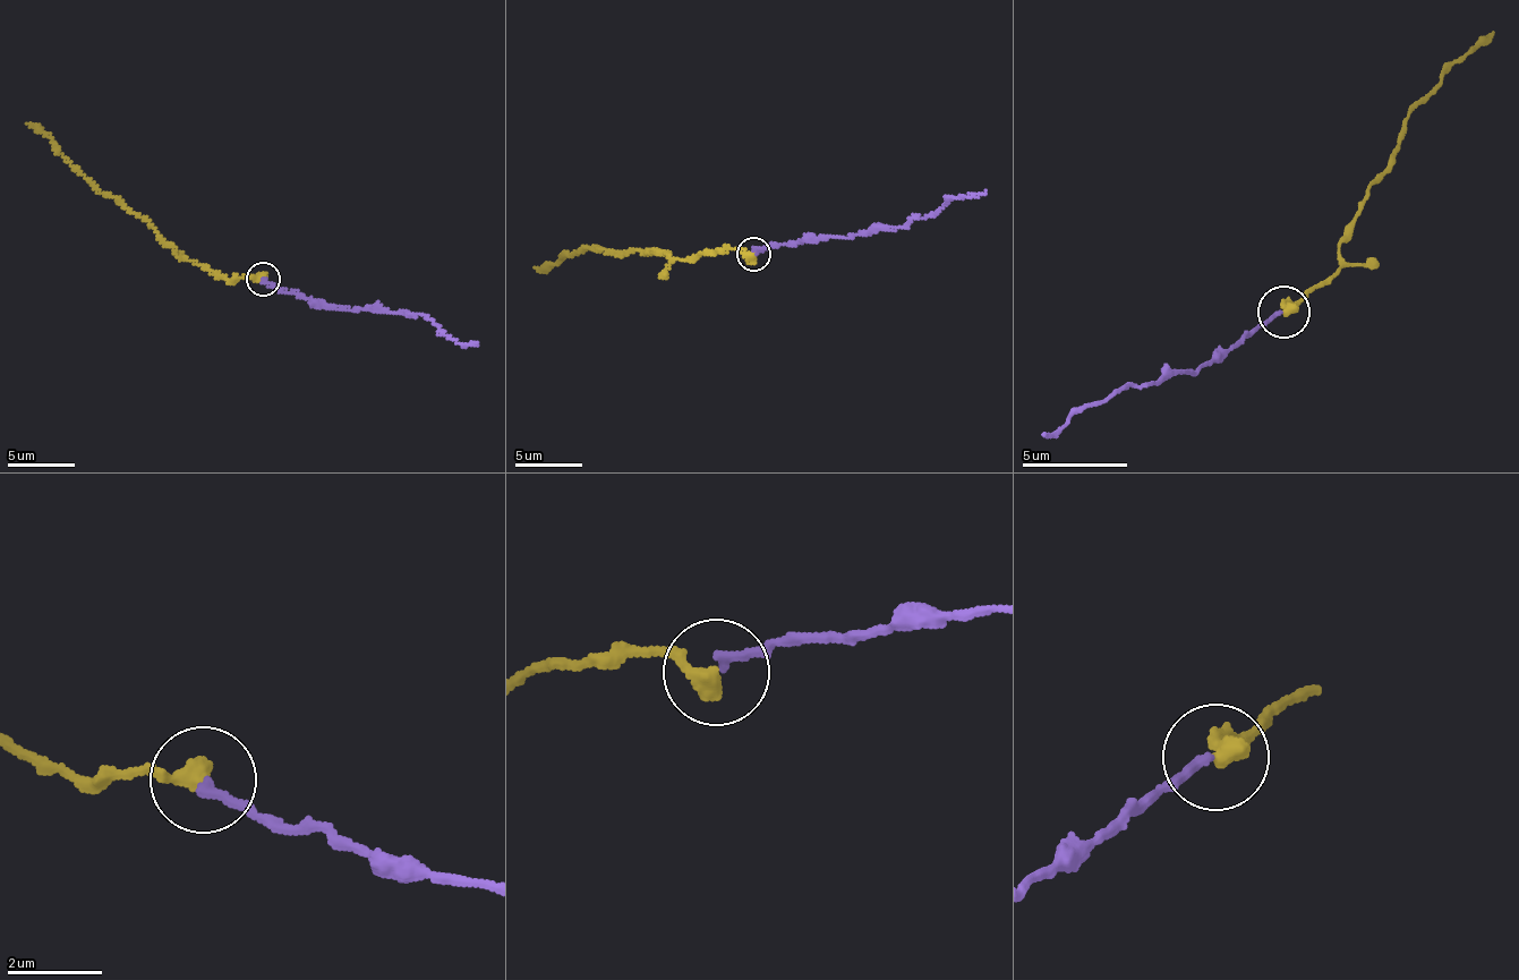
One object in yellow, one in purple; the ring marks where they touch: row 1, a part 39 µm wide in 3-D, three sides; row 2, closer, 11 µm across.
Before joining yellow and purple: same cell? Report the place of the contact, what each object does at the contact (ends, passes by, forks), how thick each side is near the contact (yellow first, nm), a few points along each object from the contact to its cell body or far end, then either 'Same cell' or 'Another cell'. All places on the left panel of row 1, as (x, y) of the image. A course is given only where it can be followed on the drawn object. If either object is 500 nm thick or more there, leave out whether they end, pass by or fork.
Place: (263, 279). At the ring yellow ends. At the ring purple ends. Thickness 440 nm (yellow) against 180 nm. Course of yellow: (263, 278), (224, 279), (184, 260), (151, 224), (78, 175), (47, 133), (26, 124). Course of purple: (263, 278), (336, 309), (414, 314), (432, 318), (447, 335), (477, 343). Same cell

